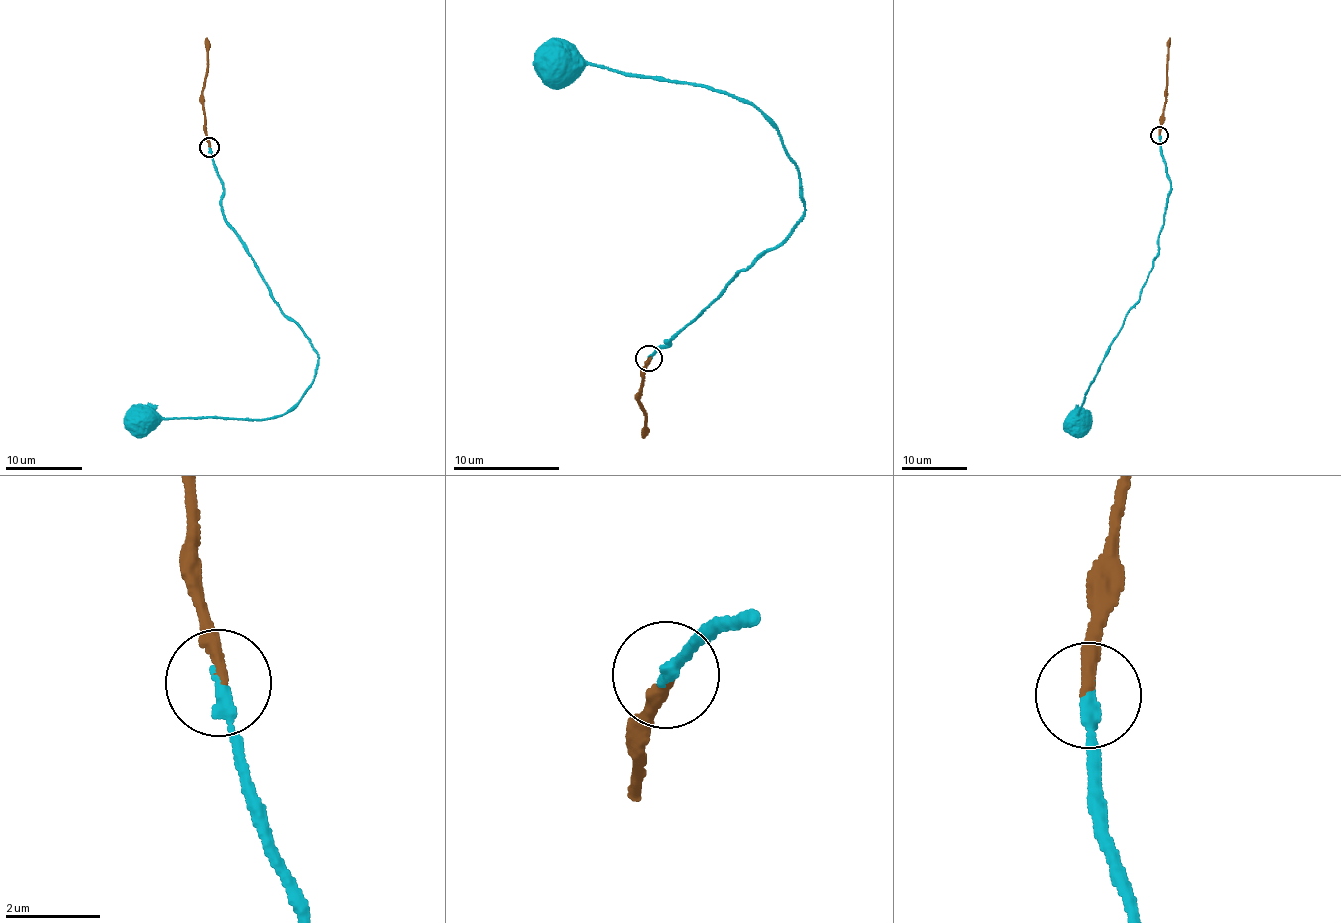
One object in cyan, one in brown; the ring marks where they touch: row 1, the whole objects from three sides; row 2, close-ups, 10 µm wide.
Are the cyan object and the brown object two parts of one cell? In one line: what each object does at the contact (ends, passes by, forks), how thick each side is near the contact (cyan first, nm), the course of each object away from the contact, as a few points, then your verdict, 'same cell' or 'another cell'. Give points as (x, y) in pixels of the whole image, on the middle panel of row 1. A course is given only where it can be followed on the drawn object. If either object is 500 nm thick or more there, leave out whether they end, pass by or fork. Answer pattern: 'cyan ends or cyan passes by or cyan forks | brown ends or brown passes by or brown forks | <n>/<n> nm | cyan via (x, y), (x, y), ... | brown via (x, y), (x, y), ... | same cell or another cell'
cyan ends | brown ends | 320/280 nm | cyan via (648, 359), (736, 272), (779, 246), (804, 212), (799, 172), (749, 103), (567, 54), (554, 59) | brown via (648, 359), (640, 387), (644, 437) | same cell

